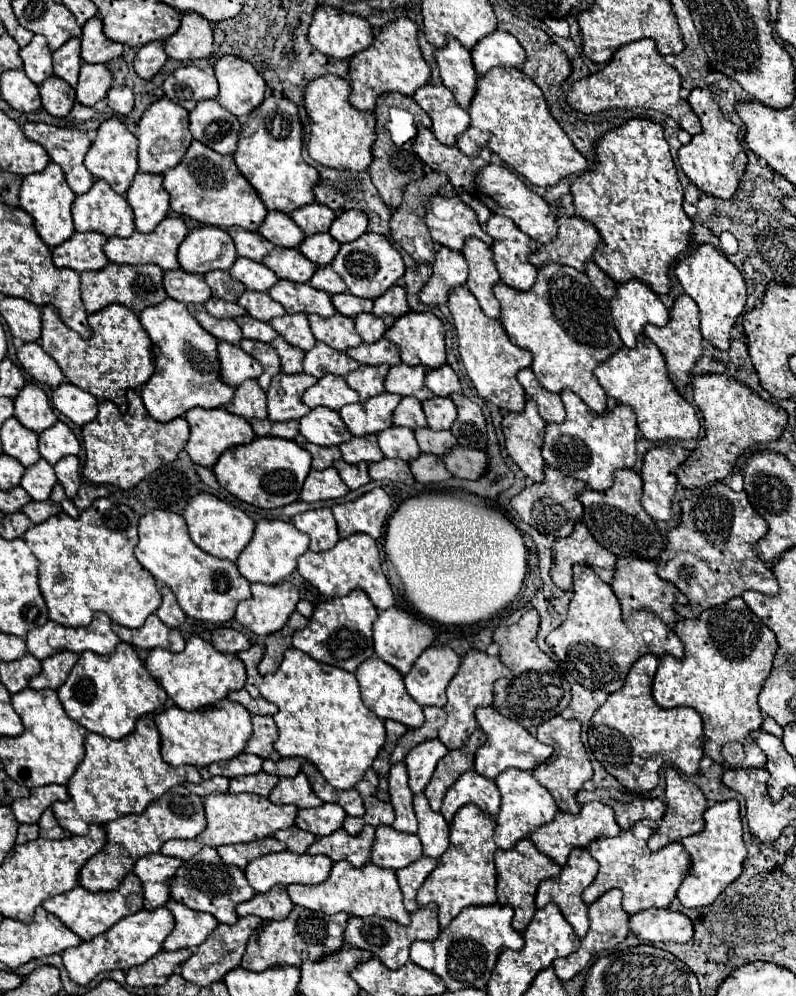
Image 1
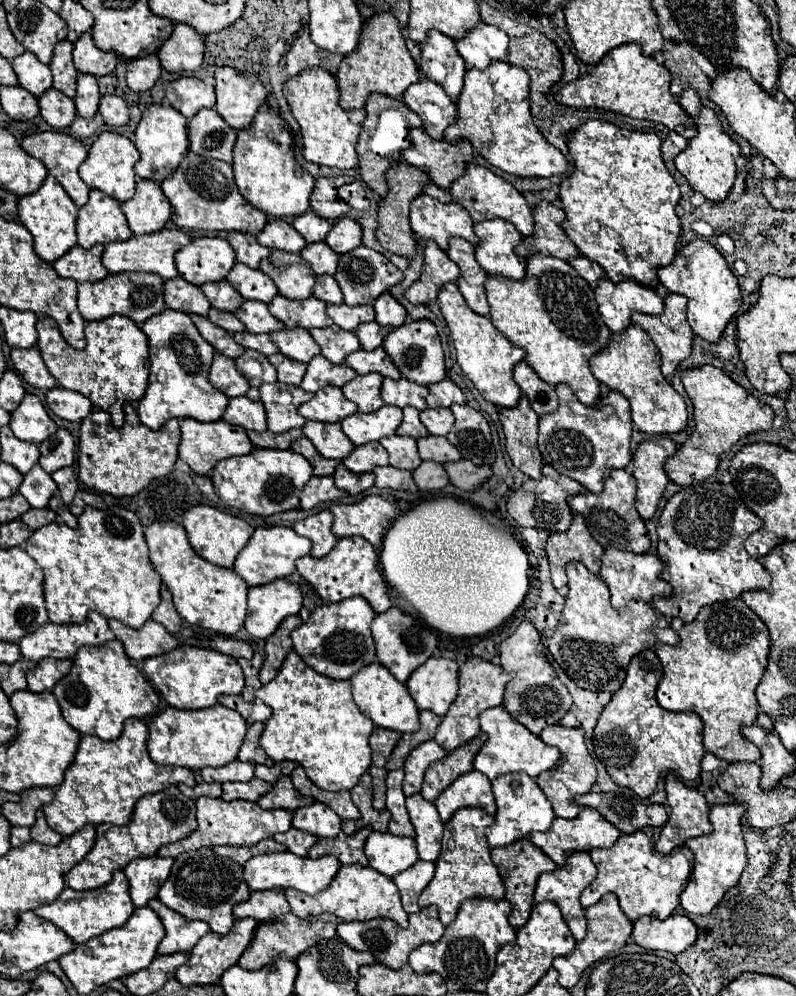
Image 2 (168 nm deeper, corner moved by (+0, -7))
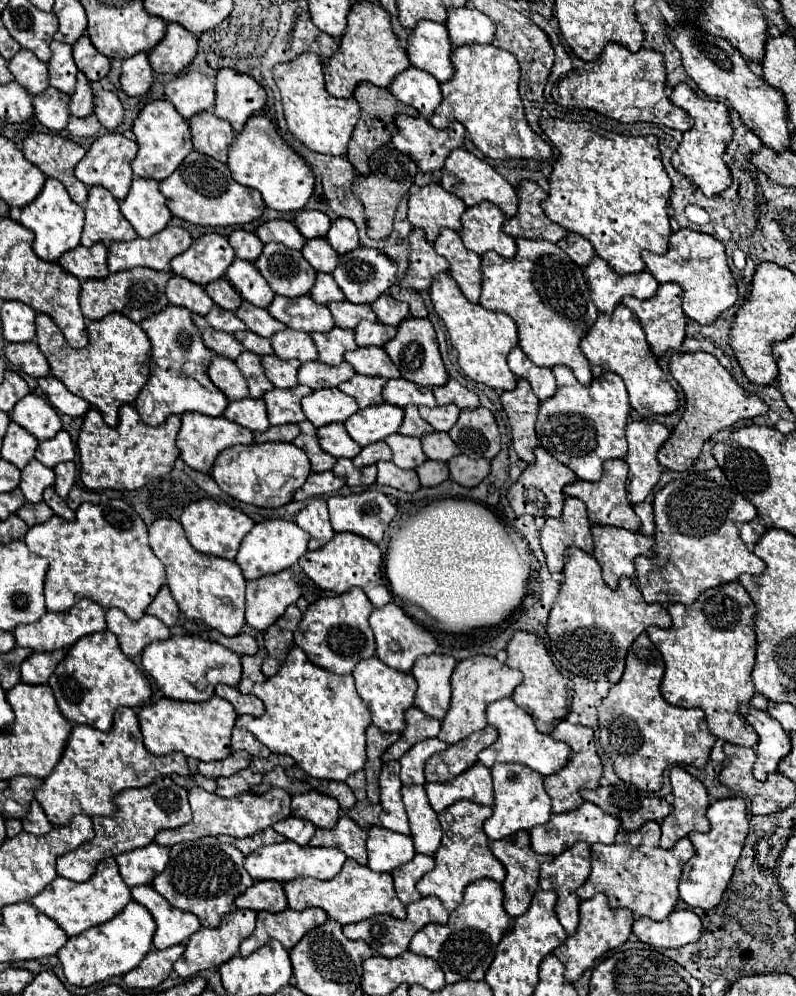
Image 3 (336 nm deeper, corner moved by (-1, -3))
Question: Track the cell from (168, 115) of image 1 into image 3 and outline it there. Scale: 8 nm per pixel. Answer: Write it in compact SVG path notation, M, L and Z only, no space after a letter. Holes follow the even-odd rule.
M166 99L148 103L136 117L132 131L134 131L136 143L138 143L138 155L132 161L132 171L136 177L164 181L166 177L170 177L176 171L176 167L184 161L184 157L194 149L192 141L190 141L188 121Z

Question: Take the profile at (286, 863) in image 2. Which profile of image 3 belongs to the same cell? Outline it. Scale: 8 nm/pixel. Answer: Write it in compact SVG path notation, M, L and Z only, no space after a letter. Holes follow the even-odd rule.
M282 841L276 845L260 847L260 851L254 851L252 855L248 855L244 867L254 881L272 879L272 881L286 883L298 877L314 877L320 881L328 881L338 875L344 861L346 861L346 855L336 847L310 847L310 845L302 847L302 845L296 845L294 841Z

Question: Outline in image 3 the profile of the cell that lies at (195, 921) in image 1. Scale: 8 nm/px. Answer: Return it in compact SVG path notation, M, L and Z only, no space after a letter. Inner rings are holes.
M150 885L134 887L132 899L144 905L156 919L158 929L152 941L156 949L166 949L178 943L186 943L186 939L190 939L198 929L202 929L202 923L196 919L196 915L178 911L176 907L168 905L168 901L160 897Z

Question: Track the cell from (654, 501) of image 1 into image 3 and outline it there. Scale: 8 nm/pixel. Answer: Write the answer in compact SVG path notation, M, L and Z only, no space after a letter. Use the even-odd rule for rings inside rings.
M650 421L628 423L626 463L630 467L628 499L632 505L644 503L644 499L652 493L654 485L658 483L664 467L658 463L656 455L668 437L670 429L666 429L662 423L650 423Z

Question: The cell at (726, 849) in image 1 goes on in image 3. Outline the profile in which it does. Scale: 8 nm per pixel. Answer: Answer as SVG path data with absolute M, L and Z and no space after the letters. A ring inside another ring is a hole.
M730 797L730 799L720 799L708 807L706 813L710 821L710 831L708 833L690 833L688 839L692 841L696 855L684 865L682 881L678 885L680 899L698 909L712 909L720 903L724 889L730 883L730 877L734 873L734 867L740 859L744 839L748 833L748 819L746 819L746 801L742 797Z

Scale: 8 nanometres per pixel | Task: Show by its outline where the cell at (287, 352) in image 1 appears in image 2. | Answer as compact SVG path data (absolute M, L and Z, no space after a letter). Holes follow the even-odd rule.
M275 353L275 355L269 355L267 357L269 363L277 369L277 379L285 385L293 385L293 387L299 387L303 375L305 375L305 363L295 363L291 359L287 359L285 355L281 353Z

